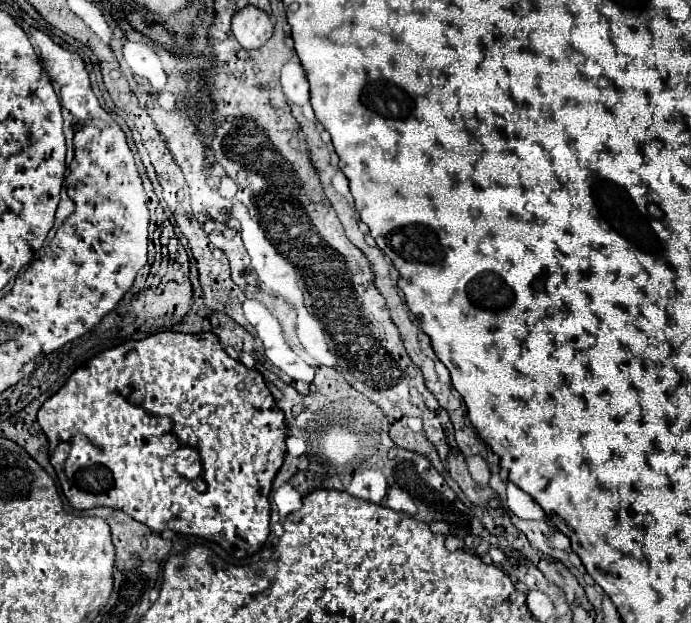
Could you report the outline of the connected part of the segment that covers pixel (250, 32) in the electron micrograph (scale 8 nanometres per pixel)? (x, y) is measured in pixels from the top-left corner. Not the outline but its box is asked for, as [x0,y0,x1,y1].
[231,7,273,49]

